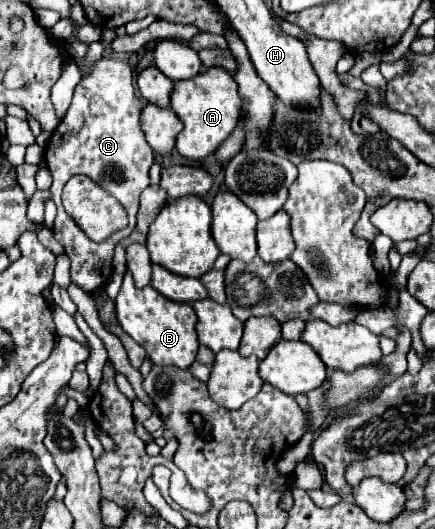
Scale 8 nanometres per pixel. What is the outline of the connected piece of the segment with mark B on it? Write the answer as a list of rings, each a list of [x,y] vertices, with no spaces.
[[[131,271],[125,273],[123,285],[115,299],[115,311],[121,329],[131,335],[149,355],[155,365],[175,365],[179,369],[187,369],[197,355],[197,315],[189,303],[169,301],[161,293],[157,293],[151,285],[139,289],[133,285]]]

